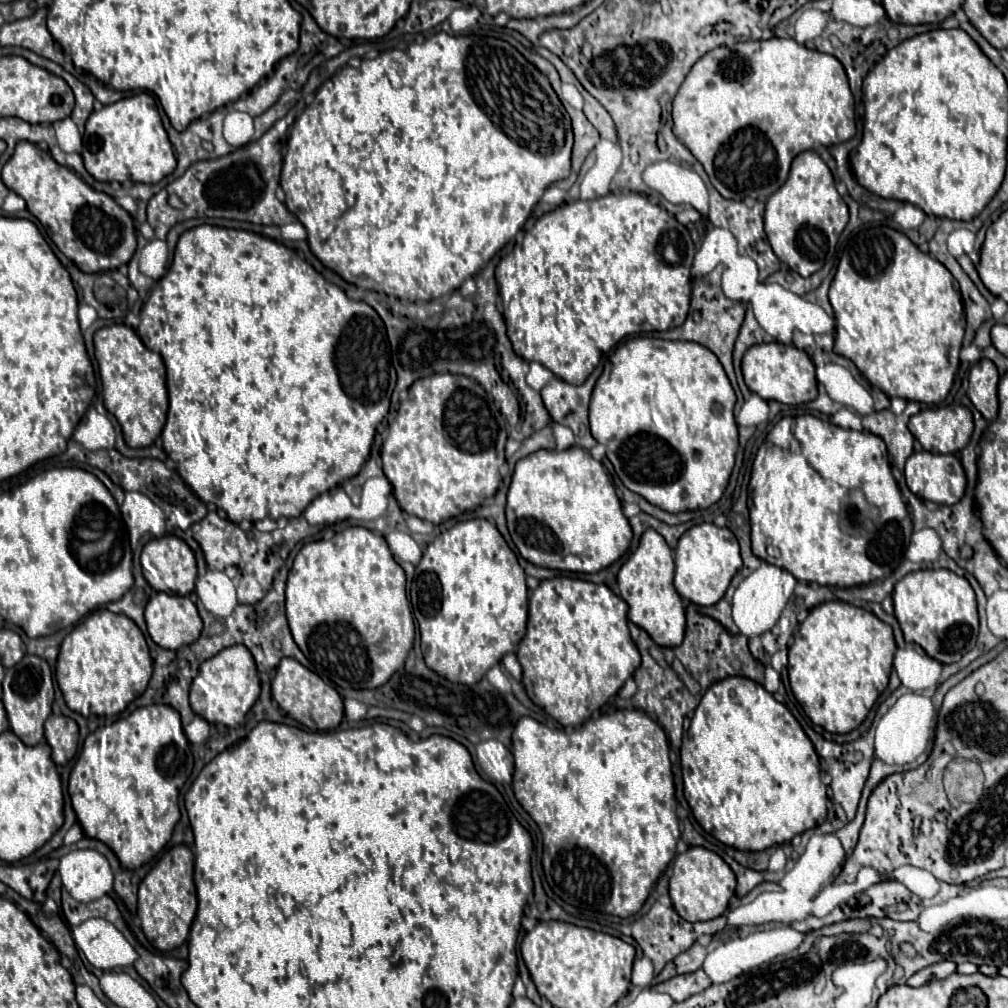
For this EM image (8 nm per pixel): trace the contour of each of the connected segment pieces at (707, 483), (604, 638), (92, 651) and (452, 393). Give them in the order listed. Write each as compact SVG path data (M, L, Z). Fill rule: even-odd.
M630 338L606 360L590 402L590 430L606 448L622 484L650 504L670 512L702 510L724 494L738 450L738 426L734 420L736 394L718 358L696 342L672 342L658 338Z
M558 576L552 580L542 580L530 594L528 632L516 650L518 662L524 670L522 684L530 700L562 726L582 724L588 718L588 708L594 710L604 706L640 666L640 652L630 638L626 612L628 604L606 584L594 584L580 578Z
M106 608L94 610L78 626L74 626L74 630L64 638L64 642L60 646L58 664L56 664L58 686L62 690L62 696L68 704L68 708L86 716L86 718L90 714L112 716L112 714L124 712L132 700L142 696L150 678L152 678L152 658L150 658L150 650L144 640L144 634L124 614L114 614Z
M434 374L416 380L408 390L408 398L400 402L398 416L390 424L382 446L382 468L394 486L394 496L400 508L410 516L438 526L448 518L476 510L484 500L496 494L502 466L500 454L504 452L506 438L504 414L476 380L454 374Z

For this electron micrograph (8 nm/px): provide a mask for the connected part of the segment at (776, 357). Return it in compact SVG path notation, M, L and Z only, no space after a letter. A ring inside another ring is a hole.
M770 342L770 344L752 346L742 358L742 374L744 374L746 386L764 400L776 400L782 404L796 406L796 404L814 400L818 394L814 362L810 360L810 356L804 350L800 350L792 344L786 346L786 344Z

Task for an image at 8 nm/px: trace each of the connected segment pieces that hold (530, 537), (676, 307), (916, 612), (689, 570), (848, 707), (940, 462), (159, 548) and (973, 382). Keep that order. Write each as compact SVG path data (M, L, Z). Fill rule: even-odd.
M578 446L562 452L538 450L518 460L507 493L506 521L520 556L534 566L552 570L600 572L616 562L632 540L610 476Z
M628 192L628 194L620 194L620 196L608 194L602 198L588 200L588 202L576 200L576 202L558 206L556 210L540 216L536 220L534 228L530 232L526 232L524 240L512 250L512 254L502 258L496 268L496 282L500 288L502 306L504 306L504 320L506 320L508 338L512 342L514 352L528 362L532 362L532 360L540 362L552 374L566 380L568 384L582 384L588 378L588 374L598 366L600 358L604 354L608 354L622 338L626 338L630 334L664 332L664 330L672 330L672 328L678 328L684 324L684 318L686 318L688 306L690 306L692 260L694 260L694 244L692 244L692 238L690 238L690 232L686 230L686 226L682 226L672 214L668 214L662 206L652 204L642 194L636 194L636 192Z
M946 568L916 570L906 574L894 586L894 616L900 622L906 642L922 646L922 650L940 664L954 664L968 654L978 638L976 596L970 582Z
M704 522L686 530L674 554L676 554L674 586L678 594L700 606L716 604L724 596L734 574L742 568L742 558L740 558L736 536L728 528L718 528L716 524Z
M834 600L814 606L788 648L790 688L808 718L834 734L848 734L868 716L888 686L896 642L892 628L872 612Z
M922 450L906 462L906 484L922 500L952 506L964 494L966 476L956 456Z
M166 534L164 538L150 540L140 556L142 562L142 572L146 582L156 590L172 596L188 596L194 590L196 584L196 560L188 544L176 536Z
M988 358L978 360L970 370L970 384L968 384L968 398L972 400L974 408L986 418L994 420L998 414L998 370L994 362Z

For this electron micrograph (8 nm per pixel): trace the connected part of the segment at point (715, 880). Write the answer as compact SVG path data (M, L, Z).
M700 846L688 848L674 860L670 878L670 900L674 910L688 922L704 922L722 916L736 890L736 876L730 866L716 854Z

